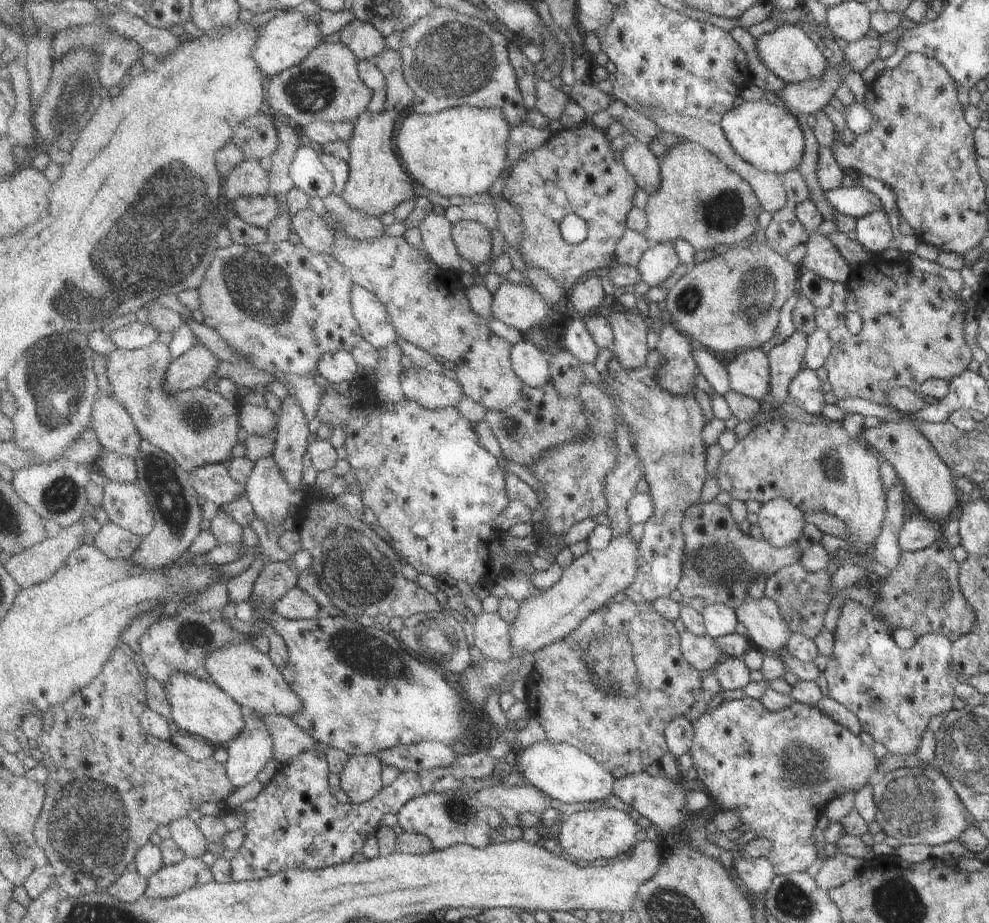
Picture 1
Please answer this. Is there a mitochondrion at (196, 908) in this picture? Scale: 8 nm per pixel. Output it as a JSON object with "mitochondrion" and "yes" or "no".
{"mitochondrion":"no"}

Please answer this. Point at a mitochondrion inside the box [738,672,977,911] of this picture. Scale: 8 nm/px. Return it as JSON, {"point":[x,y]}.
{"point":[807,768]}

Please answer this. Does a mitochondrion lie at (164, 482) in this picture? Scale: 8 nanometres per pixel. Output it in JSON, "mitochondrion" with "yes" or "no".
{"mitochondrion":"yes"}

